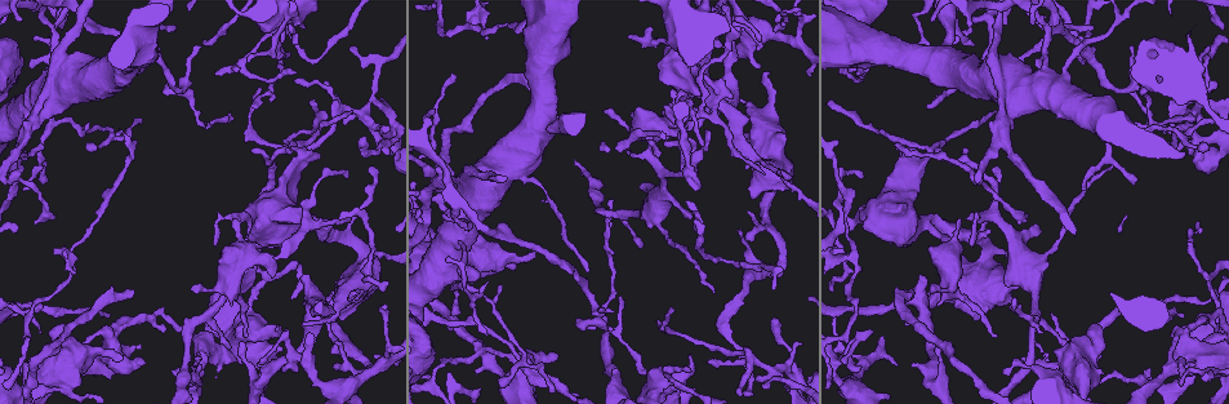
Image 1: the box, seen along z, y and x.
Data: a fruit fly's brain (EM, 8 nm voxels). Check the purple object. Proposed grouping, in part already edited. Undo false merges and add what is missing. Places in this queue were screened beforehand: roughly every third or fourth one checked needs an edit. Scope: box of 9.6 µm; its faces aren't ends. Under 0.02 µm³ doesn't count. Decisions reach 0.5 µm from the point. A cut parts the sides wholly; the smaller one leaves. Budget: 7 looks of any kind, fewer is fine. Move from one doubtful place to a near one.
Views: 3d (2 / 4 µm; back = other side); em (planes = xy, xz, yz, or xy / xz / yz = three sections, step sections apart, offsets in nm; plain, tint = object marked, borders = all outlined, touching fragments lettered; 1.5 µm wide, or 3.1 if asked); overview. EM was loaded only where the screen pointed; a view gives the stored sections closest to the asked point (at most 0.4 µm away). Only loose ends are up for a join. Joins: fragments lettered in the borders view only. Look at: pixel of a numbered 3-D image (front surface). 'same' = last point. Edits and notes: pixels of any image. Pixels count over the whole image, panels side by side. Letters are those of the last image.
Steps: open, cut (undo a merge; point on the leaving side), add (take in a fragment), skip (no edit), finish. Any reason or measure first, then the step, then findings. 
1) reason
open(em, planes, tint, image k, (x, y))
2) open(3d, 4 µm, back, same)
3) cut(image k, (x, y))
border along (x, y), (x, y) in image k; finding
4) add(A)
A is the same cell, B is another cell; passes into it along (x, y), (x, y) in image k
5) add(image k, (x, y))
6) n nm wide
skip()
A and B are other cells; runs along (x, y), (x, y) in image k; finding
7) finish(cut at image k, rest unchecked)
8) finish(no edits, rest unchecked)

branch stops here
open(3d, 4 µm, back, image 1, (896, 144))

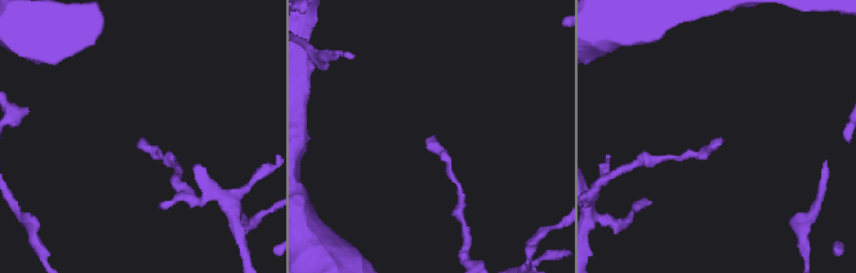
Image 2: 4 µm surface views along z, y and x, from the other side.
open(em, planes, borders, image 2, (722, 139))

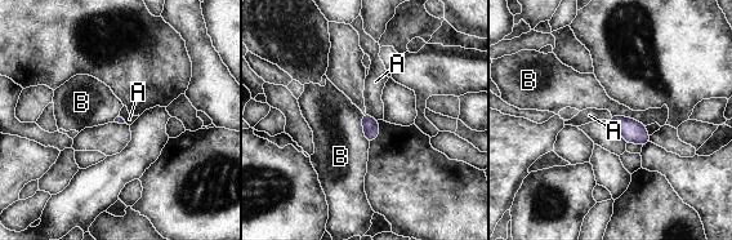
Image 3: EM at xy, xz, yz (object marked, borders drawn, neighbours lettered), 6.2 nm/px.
B touches over 220 nm
skip()
A and B are other cells; none of them fits

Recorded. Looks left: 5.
open(em, planes, tint, image 1, (526, 178))

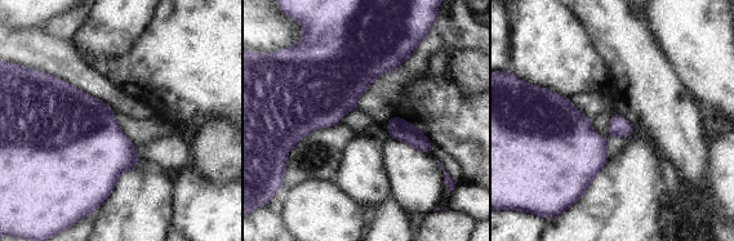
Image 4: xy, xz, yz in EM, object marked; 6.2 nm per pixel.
open(em, planes, borders, same)

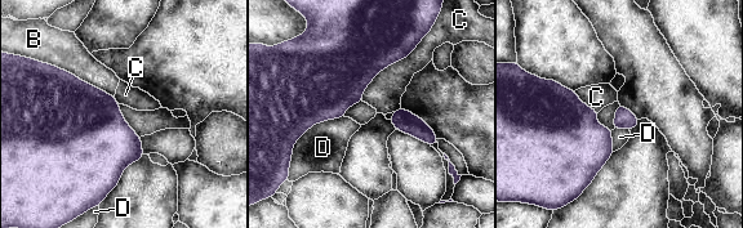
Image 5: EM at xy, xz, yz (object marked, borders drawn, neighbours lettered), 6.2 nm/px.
skip()
B, C and D are other cells; border along (422, 38), (374, 76), (361, 99) in image 5; all the same neuron

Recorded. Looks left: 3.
thick turns thin
open(3d, 4 µm, image 1, (1045, 69))

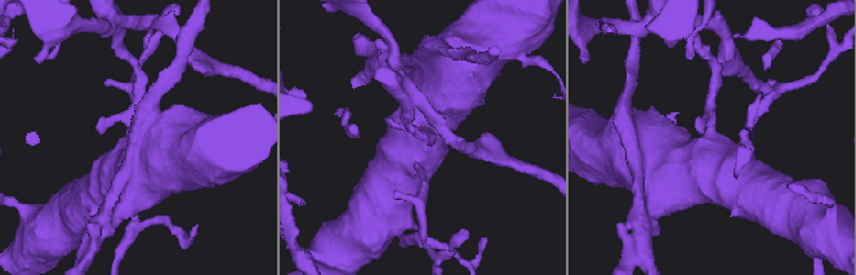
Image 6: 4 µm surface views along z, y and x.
need the tissue
open(em, planes, tint, image 6, (709, 137))

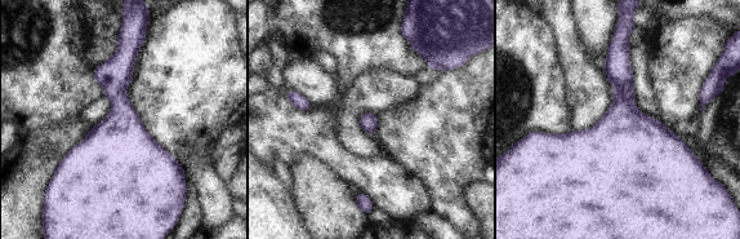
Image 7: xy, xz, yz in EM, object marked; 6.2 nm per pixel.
what lies round it
open(em, planes, borders, same)

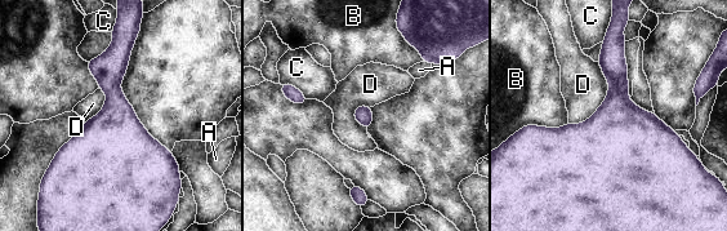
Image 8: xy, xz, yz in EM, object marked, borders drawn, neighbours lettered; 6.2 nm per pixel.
D touches over 440 nm
skip()
A, B, C and D are other cells; border along (598, 62), (607, 97), (571, 125) in image 8; all the same neuron

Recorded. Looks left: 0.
finish(no edits, rest unchecked)

